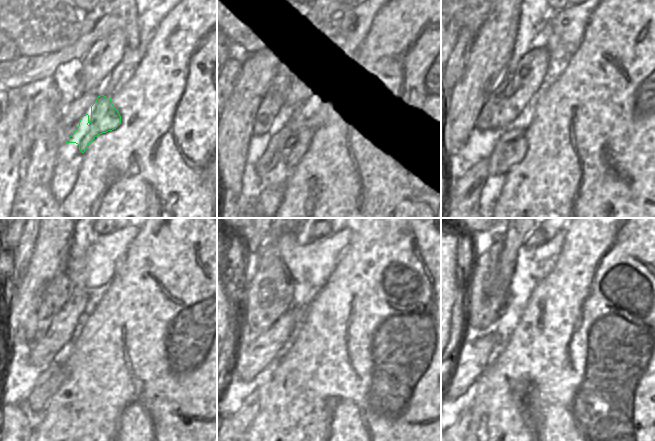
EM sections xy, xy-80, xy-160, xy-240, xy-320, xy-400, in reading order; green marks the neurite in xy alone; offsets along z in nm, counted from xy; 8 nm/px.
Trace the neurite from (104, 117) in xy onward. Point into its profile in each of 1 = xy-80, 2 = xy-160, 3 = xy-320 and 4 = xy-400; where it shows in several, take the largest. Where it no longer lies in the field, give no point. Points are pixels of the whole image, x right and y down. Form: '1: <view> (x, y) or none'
1: xy-80 (295, 148)
2: xy-160 (506, 153)
3: xy-320 (241, 421)
4: xy-400 (462, 421)

